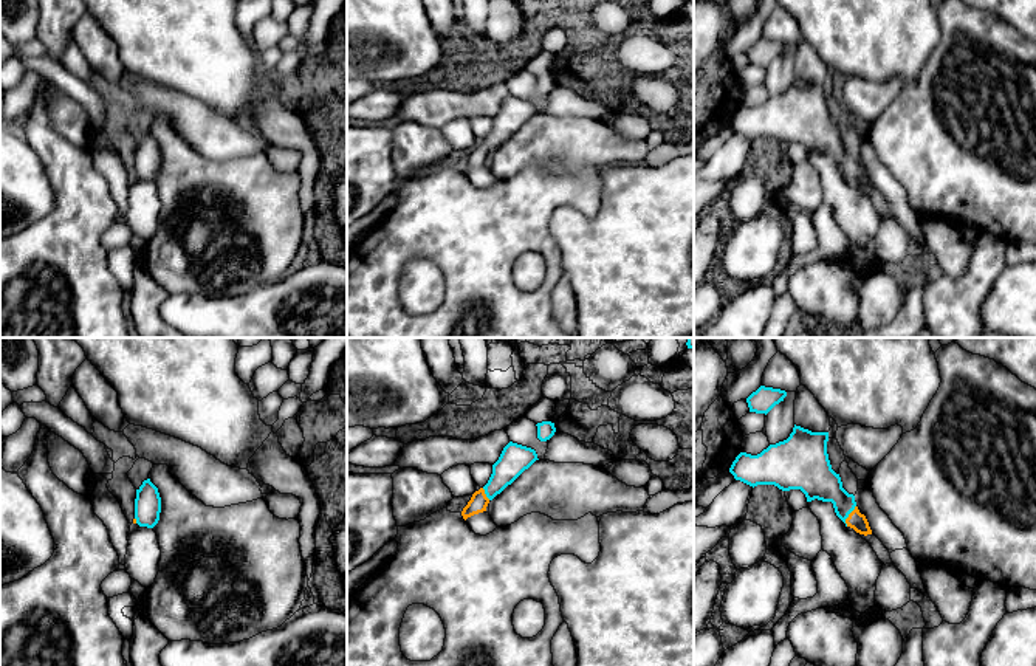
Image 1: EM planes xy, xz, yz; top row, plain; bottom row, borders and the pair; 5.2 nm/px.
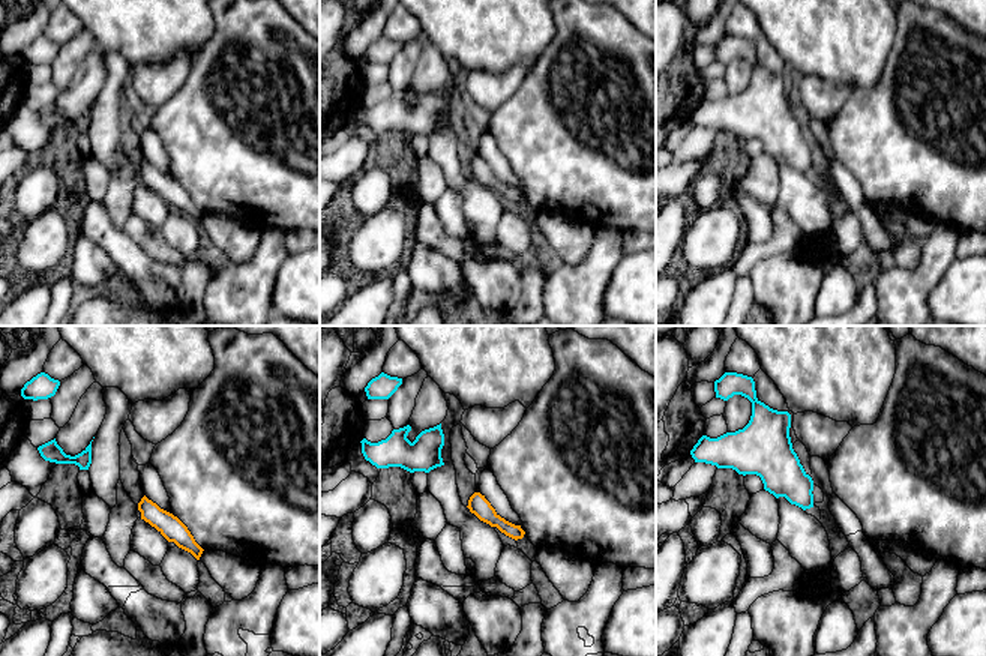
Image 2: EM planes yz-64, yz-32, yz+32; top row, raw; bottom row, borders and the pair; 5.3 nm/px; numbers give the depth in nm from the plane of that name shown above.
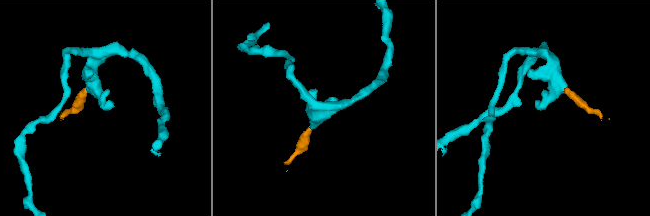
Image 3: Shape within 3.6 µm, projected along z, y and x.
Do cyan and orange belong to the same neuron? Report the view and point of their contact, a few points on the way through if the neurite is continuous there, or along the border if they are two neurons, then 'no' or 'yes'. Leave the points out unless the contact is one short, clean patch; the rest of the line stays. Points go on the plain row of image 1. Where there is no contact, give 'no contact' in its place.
contact yz (847, 169); way yz (816, 132), (844, 158), (847, 169), (857, 174); yes

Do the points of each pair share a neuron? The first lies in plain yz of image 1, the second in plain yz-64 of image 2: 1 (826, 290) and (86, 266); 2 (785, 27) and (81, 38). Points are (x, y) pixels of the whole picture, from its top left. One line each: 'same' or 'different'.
1: same
2: different

